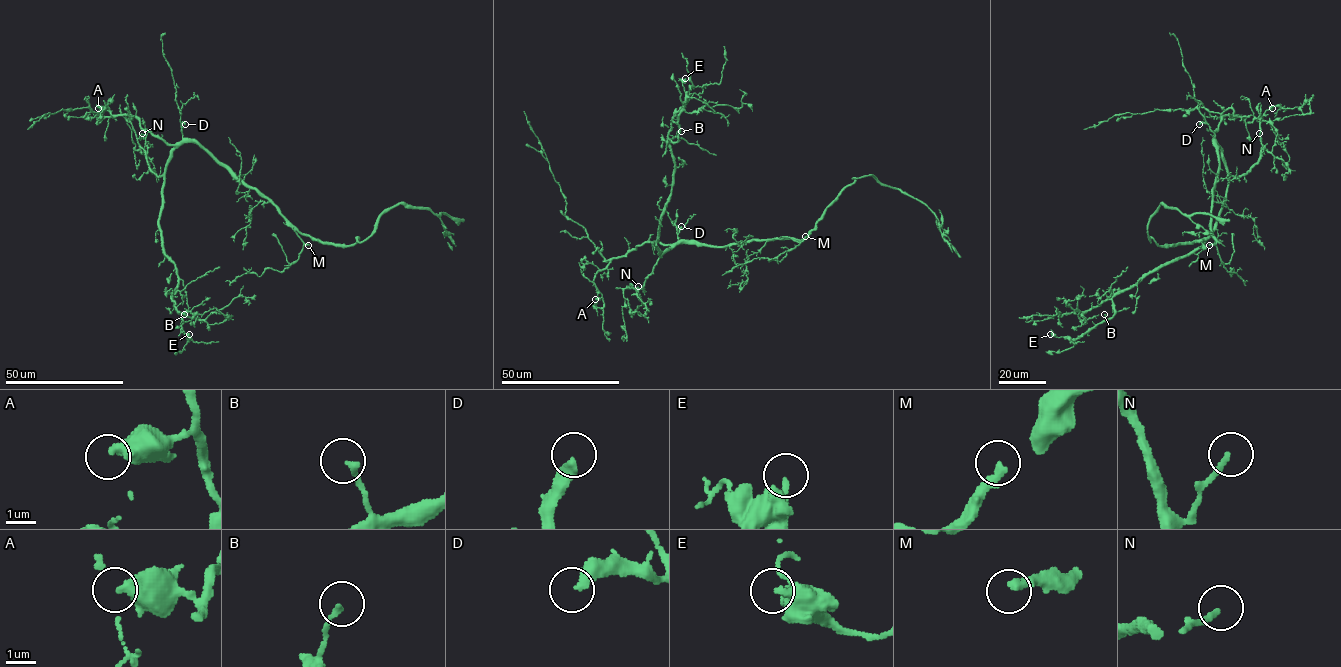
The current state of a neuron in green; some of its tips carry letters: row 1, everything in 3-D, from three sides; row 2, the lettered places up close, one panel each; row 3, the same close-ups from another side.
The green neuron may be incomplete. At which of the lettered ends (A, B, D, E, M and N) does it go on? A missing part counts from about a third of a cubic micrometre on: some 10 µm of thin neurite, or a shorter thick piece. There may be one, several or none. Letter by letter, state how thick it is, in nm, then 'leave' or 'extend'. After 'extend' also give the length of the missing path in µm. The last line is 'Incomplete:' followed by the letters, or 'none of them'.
A: calibre 440 nm; leave
B: calibre 200 nm; leave
D: calibre 360 nm; leave
E: calibre 380 nm; leave
M: calibre 280 nm; extend; missing 60 µm
N: calibre 170 nm; leave
Incomplete: M

